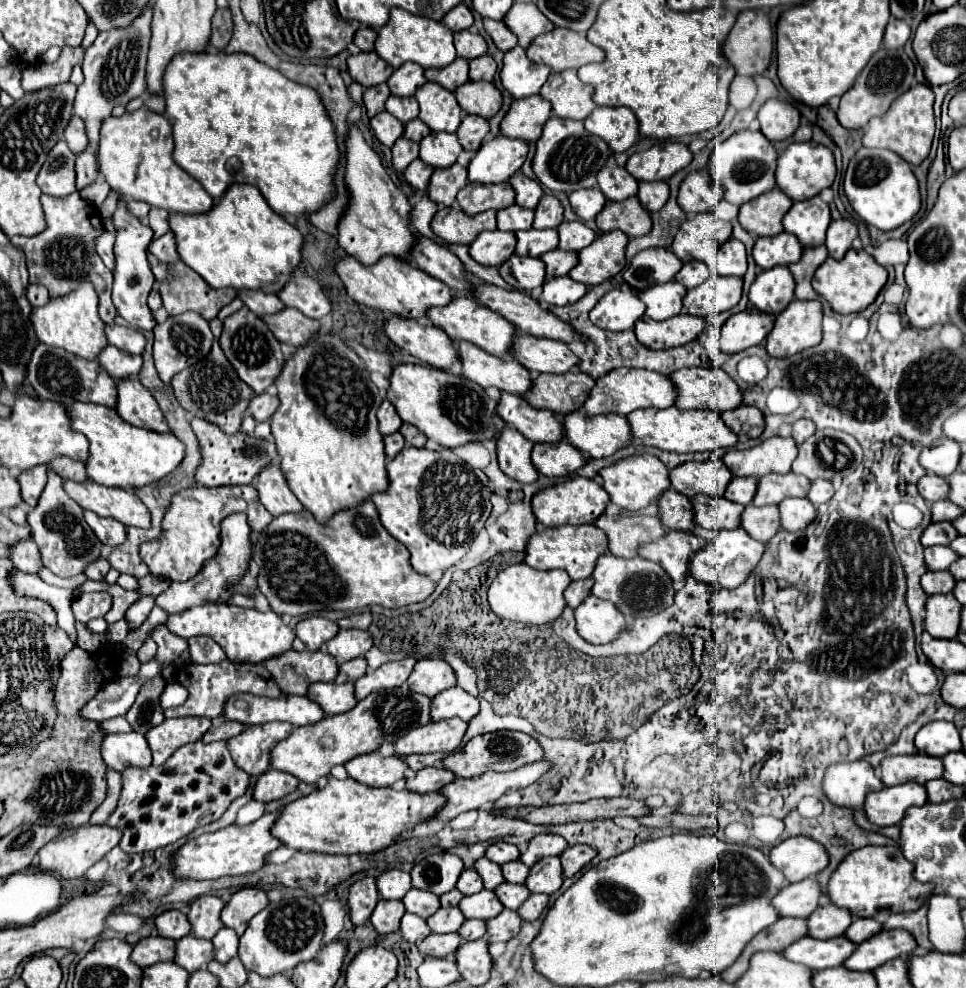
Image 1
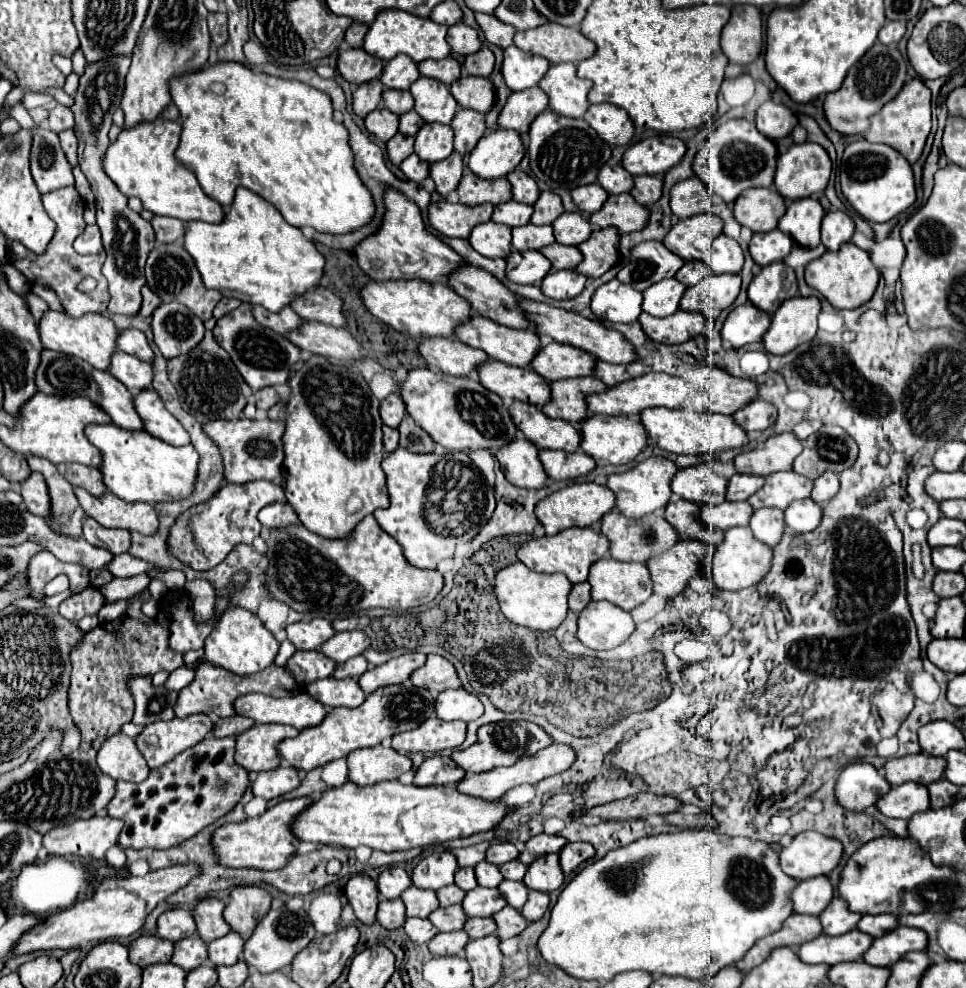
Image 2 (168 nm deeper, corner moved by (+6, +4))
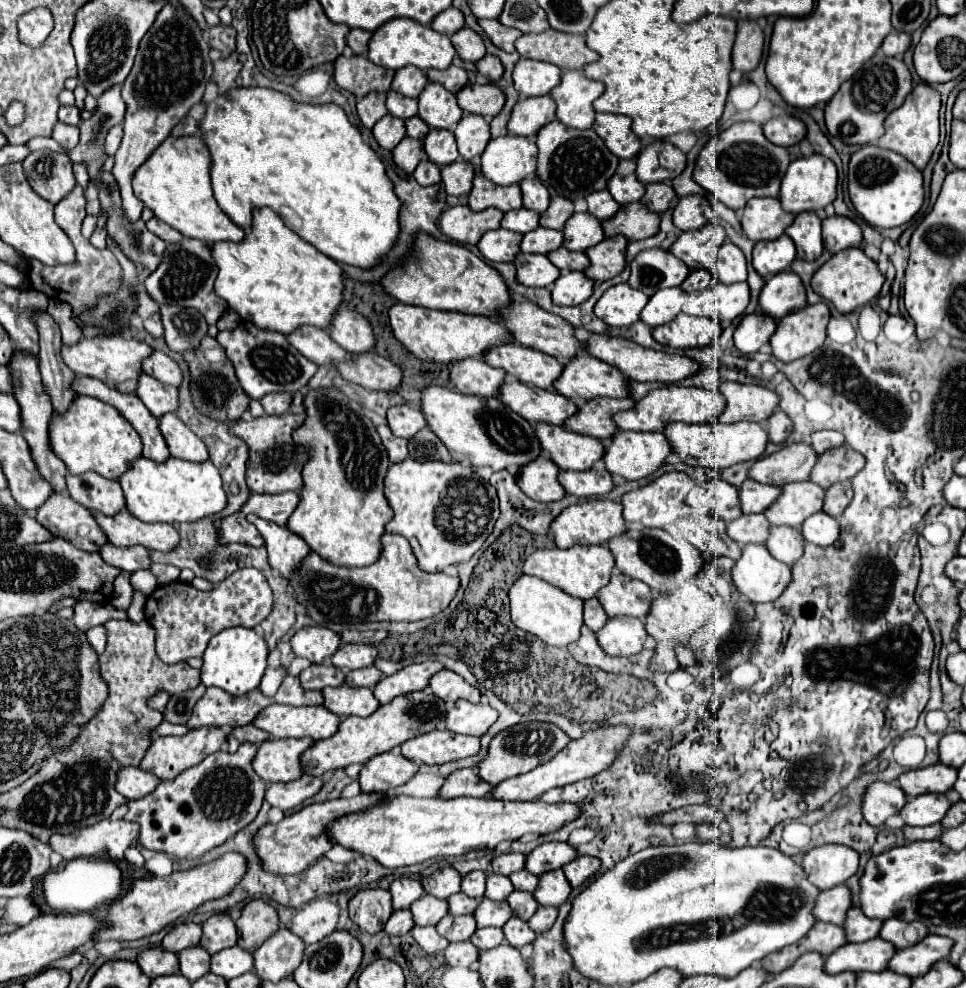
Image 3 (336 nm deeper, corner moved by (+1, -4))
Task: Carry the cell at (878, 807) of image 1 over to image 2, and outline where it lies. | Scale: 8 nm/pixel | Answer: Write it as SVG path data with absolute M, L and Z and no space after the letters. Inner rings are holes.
M905 782L905 784L893 786L887 794L879 796L875 806L881 814L889 818L909 820L915 812L929 808L929 792L923 784Z

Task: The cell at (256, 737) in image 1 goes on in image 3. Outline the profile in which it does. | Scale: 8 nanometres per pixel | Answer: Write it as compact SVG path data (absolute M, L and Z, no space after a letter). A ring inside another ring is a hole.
M270 738L258 746L252 766L256 774L268 784L298 780L302 776L300 756L312 744L314 740L310 738Z

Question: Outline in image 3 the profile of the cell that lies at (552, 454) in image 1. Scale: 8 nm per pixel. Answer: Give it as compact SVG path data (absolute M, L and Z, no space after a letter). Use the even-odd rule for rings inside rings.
M594 468L586 470L586 472L566 472L566 470L562 470L558 480L566 488L568 494L574 494L578 498L604 496L610 490L614 490L612 474L608 470L602 470L602 476Z

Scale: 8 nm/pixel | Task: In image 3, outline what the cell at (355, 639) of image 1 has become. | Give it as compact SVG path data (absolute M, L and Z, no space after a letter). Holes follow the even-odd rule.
M342 644L338 648L338 652L334 652L330 656L330 662L334 666L338 666L344 672L350 670L360 670L360 668L368 668L374 664L378 656L378 650L374 646L368 644Z

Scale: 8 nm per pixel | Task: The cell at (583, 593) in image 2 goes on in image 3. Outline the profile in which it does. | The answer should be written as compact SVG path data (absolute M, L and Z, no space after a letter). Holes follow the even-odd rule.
M596 598L584 602L584 624L592 632L598 632L598 628L602 628L606 624L606 620L608 620L608 616Z

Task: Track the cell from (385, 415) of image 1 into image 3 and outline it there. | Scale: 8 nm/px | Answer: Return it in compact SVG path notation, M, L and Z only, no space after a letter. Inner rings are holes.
M408 404L394 406L388 410L388 426L392 428L392 434L398 438L412 438L418 430L426 426L426 418L422 410L412 408Z

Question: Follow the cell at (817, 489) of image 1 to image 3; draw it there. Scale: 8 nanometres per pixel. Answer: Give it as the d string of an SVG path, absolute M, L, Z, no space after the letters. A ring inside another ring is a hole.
M838 482L826 490L826 500L824 500L824 512L838 518L846 510L854 496L854 490L848 482Z

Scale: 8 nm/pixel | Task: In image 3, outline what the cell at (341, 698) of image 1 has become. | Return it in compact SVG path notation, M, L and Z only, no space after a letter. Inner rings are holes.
M348 684L326 688L324 706L338 716L370 716L378 710L380 702L370 688L352 688Z

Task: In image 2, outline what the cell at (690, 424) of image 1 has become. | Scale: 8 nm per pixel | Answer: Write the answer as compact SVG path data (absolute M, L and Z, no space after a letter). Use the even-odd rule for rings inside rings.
M647 408L641 412L641 424L647 436L667 452L673 454L713 454L727 448L739 448L747 444L747 434L735 424L731 416L725 414L699 414L691 410L667 410L667 408Z

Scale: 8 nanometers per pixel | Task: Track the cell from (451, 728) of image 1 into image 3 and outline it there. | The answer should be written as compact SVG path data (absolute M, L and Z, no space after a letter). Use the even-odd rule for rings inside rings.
M434 730L416 736L402 746L402 754L416 764L446 764L480 752L480 738L462 736L450 730Z

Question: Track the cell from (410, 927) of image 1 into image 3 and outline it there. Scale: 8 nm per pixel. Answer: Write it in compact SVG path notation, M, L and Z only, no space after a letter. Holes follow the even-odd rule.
M414 926L412 928L412 936L414 936L414 940L420 944L420 948L426 952L426 954L440 954L450 942L444 938L444 936L440 936L438 932L436 932L436 928L424 928L424 926Z

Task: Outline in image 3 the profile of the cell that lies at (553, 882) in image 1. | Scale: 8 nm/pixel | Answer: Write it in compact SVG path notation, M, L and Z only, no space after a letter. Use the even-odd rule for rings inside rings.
M550 870L546 874L540 876L540 884L534 892L534 898L538 900L538 904L542 906L560 906L568 900L572 892L570 882L566 880L562 870Z

